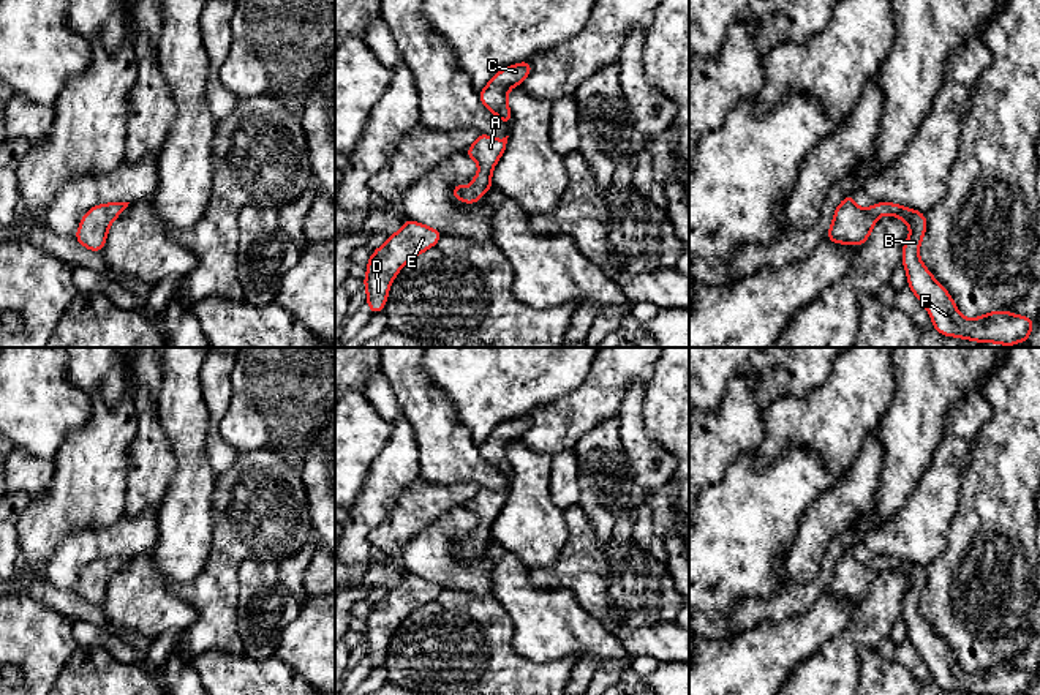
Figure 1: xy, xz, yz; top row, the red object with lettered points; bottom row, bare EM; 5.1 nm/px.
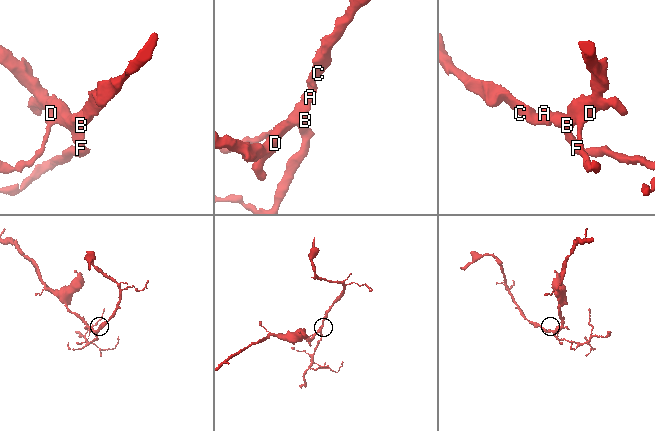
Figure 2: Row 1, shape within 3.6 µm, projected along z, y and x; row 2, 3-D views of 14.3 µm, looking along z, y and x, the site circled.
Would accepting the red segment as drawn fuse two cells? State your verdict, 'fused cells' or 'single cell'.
single cell

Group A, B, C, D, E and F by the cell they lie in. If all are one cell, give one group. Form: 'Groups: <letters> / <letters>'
Groups: A B C D E F

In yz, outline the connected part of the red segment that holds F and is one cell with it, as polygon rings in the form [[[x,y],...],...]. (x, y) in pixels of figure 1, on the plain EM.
[[[847,548],[835,564],[827,594],[861,600],[884,567],[906,575],[910,581],[910,588],[902,599],[907,638],[928,663],[933,681],[939,687],[974,695],[1027,695],[1034,679],[1031,671],[1008,665],[991,665],[980,671],[966,673],[958,665],[951,649],[934,633],[918,610],[928,580],[925,567],[887,554],[869,562],[860,562],[855,559],[853,548]]]

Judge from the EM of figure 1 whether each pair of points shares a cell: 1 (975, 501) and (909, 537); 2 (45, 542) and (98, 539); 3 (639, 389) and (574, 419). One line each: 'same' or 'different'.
1: different
2: different
3: different

